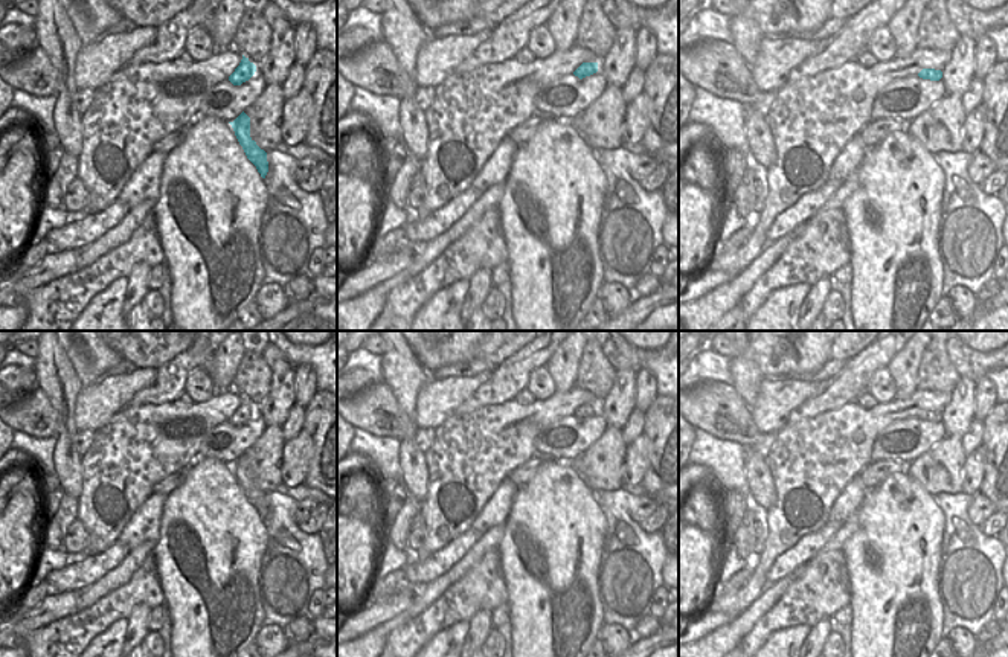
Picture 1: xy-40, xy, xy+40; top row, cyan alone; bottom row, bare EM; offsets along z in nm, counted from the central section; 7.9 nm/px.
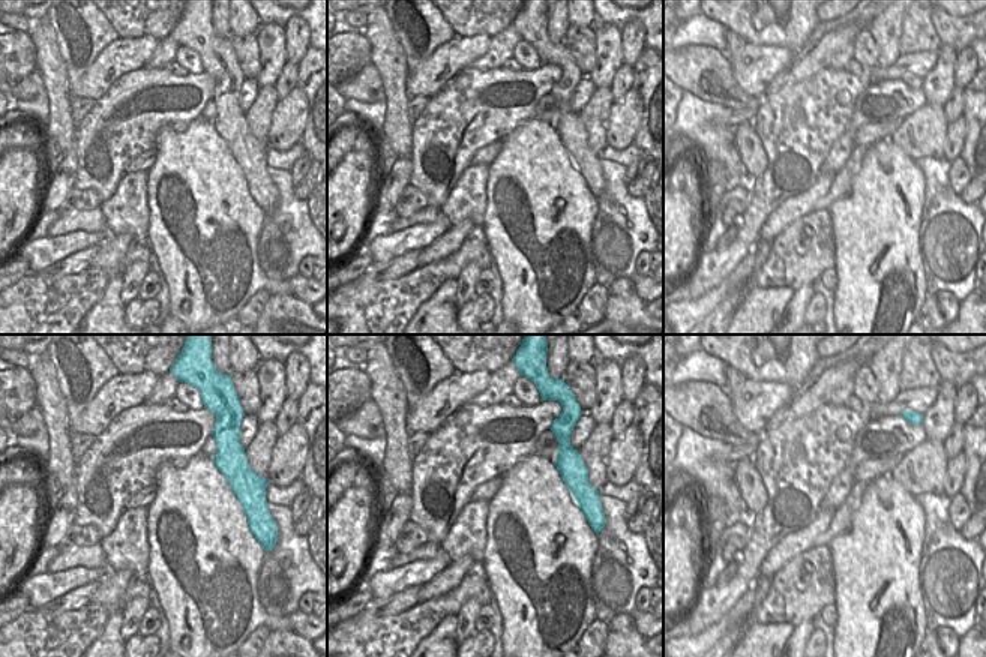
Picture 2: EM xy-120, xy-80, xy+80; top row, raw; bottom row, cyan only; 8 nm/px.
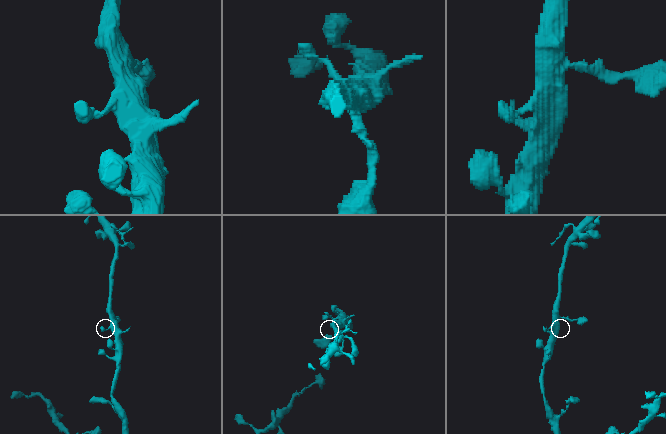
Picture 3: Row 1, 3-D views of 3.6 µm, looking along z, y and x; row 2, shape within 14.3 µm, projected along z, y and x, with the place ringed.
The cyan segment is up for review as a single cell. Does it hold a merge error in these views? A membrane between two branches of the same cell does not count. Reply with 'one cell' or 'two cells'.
one cell

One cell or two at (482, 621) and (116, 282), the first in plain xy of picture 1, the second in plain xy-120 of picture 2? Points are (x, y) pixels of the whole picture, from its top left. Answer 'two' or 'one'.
two

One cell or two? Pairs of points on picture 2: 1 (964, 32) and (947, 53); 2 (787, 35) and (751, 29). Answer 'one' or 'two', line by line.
1: two
2: one

